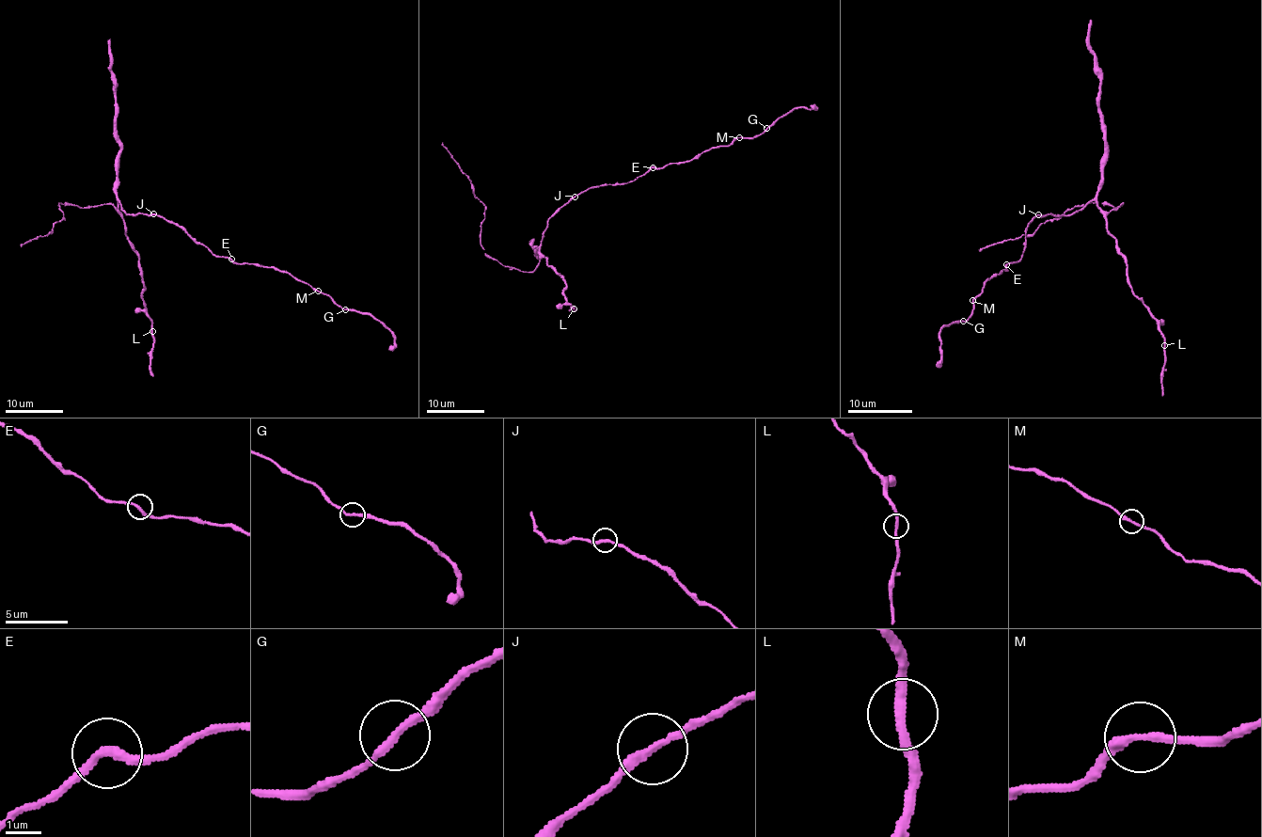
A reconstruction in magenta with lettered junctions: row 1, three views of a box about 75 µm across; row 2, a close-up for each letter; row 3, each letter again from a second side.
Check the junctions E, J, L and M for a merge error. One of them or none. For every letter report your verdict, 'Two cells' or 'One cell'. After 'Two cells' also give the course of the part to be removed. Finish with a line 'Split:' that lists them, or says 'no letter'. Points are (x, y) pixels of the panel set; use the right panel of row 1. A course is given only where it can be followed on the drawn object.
E: One cell
J: One cell
L: One cell
M: Two cells. Course of the part to remove: (972, 300), (972, 313), (964, 321), (952, 323), (940, 332), (940, 361), (937, 366)
Split: M

